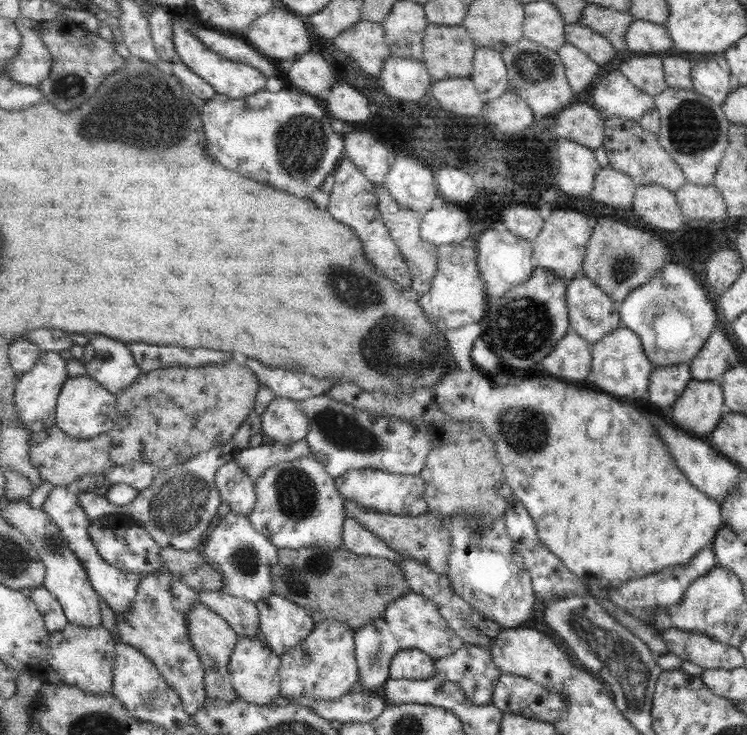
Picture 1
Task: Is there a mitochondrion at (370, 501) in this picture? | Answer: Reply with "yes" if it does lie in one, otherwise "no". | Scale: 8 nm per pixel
no

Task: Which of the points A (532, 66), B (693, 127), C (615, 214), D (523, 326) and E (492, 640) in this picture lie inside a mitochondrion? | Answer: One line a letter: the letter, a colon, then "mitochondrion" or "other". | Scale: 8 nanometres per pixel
A: mitochondrion
B: mitochondrion
C: other
D: mitochondrion
E: other

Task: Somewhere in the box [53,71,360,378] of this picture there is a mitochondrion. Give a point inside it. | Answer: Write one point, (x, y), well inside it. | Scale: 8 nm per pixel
(129, 115)

